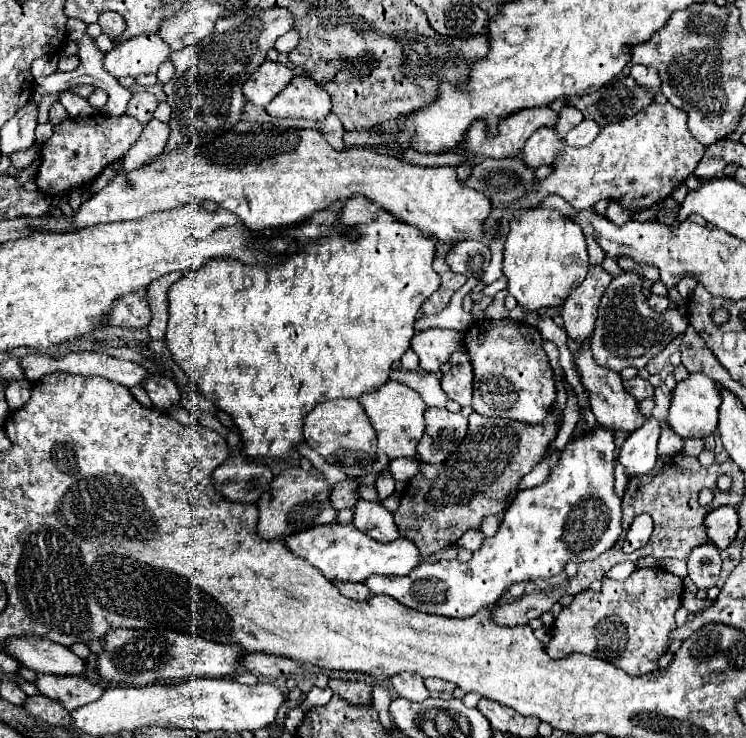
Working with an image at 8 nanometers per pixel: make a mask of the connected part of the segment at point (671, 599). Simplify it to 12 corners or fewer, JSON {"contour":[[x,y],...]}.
{"contour":[[637,568],[559,612],[545,650],[659,670],[681,578]]}

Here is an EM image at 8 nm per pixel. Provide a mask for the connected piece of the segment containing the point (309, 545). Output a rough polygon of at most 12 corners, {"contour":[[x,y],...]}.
{"contour":[[351,524],[303,530],[285,544],[331,582],[405,576],[413,540],[383,544]]}

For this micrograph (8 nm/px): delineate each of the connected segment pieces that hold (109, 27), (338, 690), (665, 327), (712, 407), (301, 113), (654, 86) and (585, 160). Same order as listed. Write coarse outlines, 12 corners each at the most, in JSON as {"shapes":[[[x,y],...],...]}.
{"shapes":[[[117,12],[99,16],[99,26],[111,38],[121,38],[125,20]],[[329,680],[335,696],[351,706],[367,706],[373,688],[367,682]],[[637,272],[601,298],[591,352],[599,366],[643,368],[687,318],[651,310]],[[689,374],[673,390],[669,422],[683,440],[717,430],[717,382]],[[295,76],[265,106],[277,118],[323,120],[331,98],[311,76]],[[633,66],[631,76],[647,92],[659,94],[661,78],[651,66]],[[651,104],[565,148],[527,198],[575,210],[663,202],[703,158],[687,114]]]}

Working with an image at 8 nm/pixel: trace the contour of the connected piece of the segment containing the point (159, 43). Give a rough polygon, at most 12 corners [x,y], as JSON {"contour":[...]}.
{"contour":[[159,36],[115,44],[103,58],[115,76],[157,74],[171,54]]}

